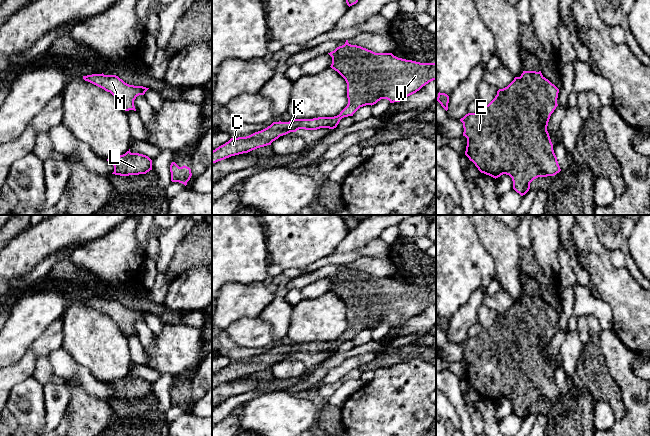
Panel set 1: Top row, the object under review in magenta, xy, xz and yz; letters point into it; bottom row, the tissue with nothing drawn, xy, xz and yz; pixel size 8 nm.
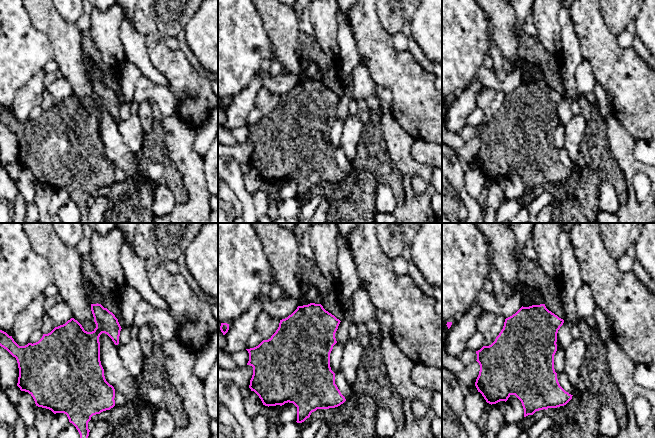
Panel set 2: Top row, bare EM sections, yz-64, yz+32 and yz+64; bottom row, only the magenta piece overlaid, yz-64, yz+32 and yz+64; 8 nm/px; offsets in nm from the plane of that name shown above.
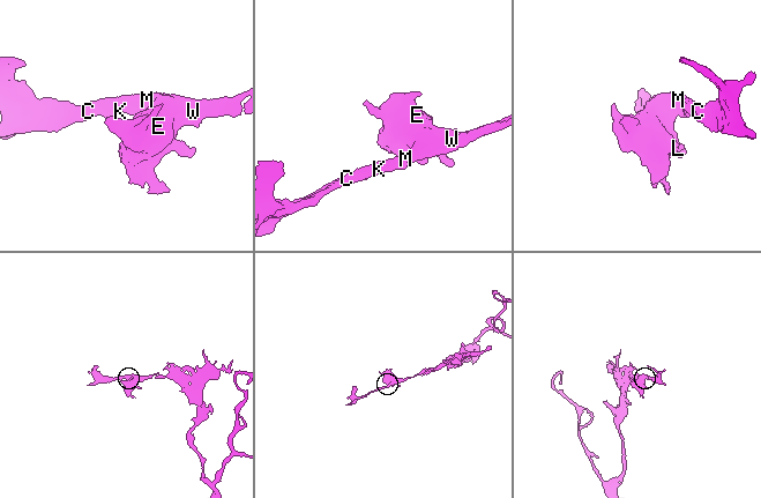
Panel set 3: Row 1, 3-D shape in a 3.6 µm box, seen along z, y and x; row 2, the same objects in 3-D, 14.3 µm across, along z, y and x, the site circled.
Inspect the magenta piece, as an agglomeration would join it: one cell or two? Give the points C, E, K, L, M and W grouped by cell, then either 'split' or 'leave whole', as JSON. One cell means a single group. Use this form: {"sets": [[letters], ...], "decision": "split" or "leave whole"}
{"sets": [["C", "E", "K", "L", "M", "W"]], "decision": "leave whole"}

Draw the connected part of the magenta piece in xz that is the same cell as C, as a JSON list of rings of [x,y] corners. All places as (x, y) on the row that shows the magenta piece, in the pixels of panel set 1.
[[[348,40],[328,54],[332,57],[330,67],[347,83],[348,104],[339,115],[273,122],[249,136],[231,138],[212,151],[212,164],[271,145],[280,136],[299,129],[334,129],[342,118],[353,116],[360,107],[372,106],[381,99],[387,99],[390,103],[400,102],[436,80],[436,63],[406,60],[392,53],[375,53],[361,46],[351,45]]]

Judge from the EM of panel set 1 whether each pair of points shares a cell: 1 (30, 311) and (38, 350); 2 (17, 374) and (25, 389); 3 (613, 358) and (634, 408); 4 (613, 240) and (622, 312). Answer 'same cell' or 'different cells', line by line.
1: different cells
2: different cells
3: same cell
4: different cells

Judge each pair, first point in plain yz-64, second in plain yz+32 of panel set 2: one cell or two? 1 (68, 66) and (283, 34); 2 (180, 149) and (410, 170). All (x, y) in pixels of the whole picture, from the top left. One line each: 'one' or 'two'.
1: one
2: one

